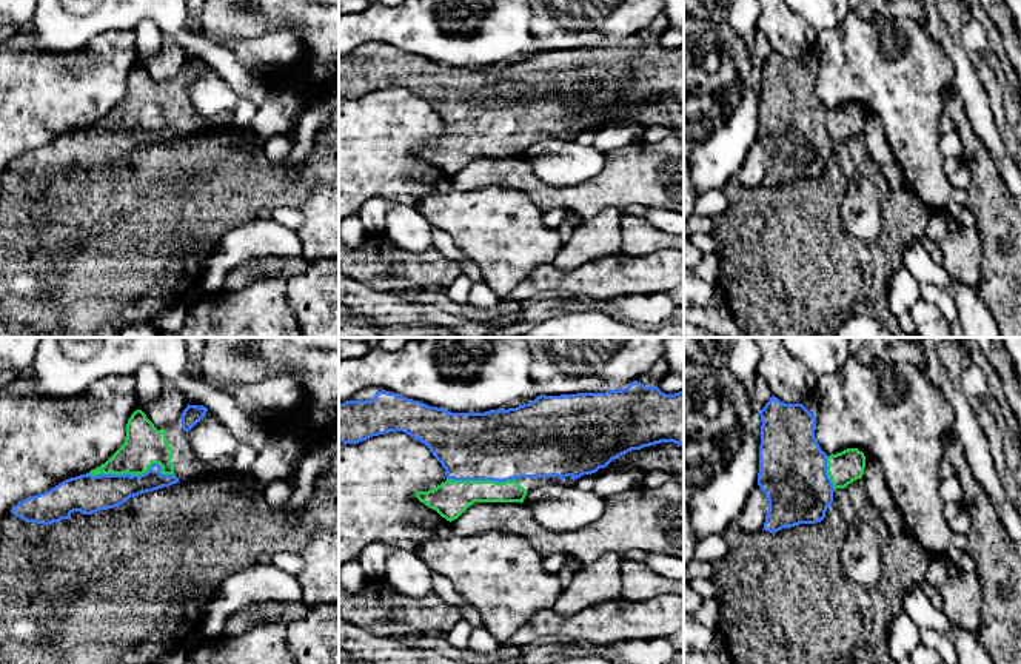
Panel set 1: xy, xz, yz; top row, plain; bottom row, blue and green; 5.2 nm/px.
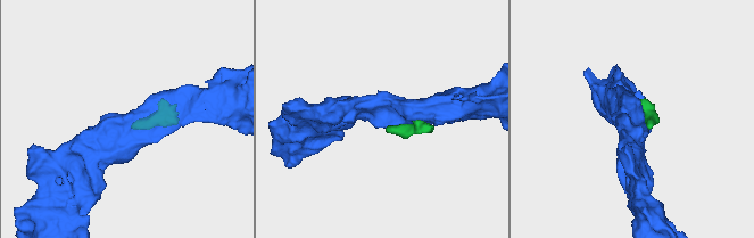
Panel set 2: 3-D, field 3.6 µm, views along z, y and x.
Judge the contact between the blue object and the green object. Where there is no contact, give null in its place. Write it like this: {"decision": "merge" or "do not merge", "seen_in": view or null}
{"decision": "merge", "seen_in": "xy"}

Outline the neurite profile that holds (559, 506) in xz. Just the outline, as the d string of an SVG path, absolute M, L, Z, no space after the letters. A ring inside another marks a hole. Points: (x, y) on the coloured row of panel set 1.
M545 481L528 491L522 504L539 525L556 533L584 528L605 510L604 498L577 488L573 481Z

